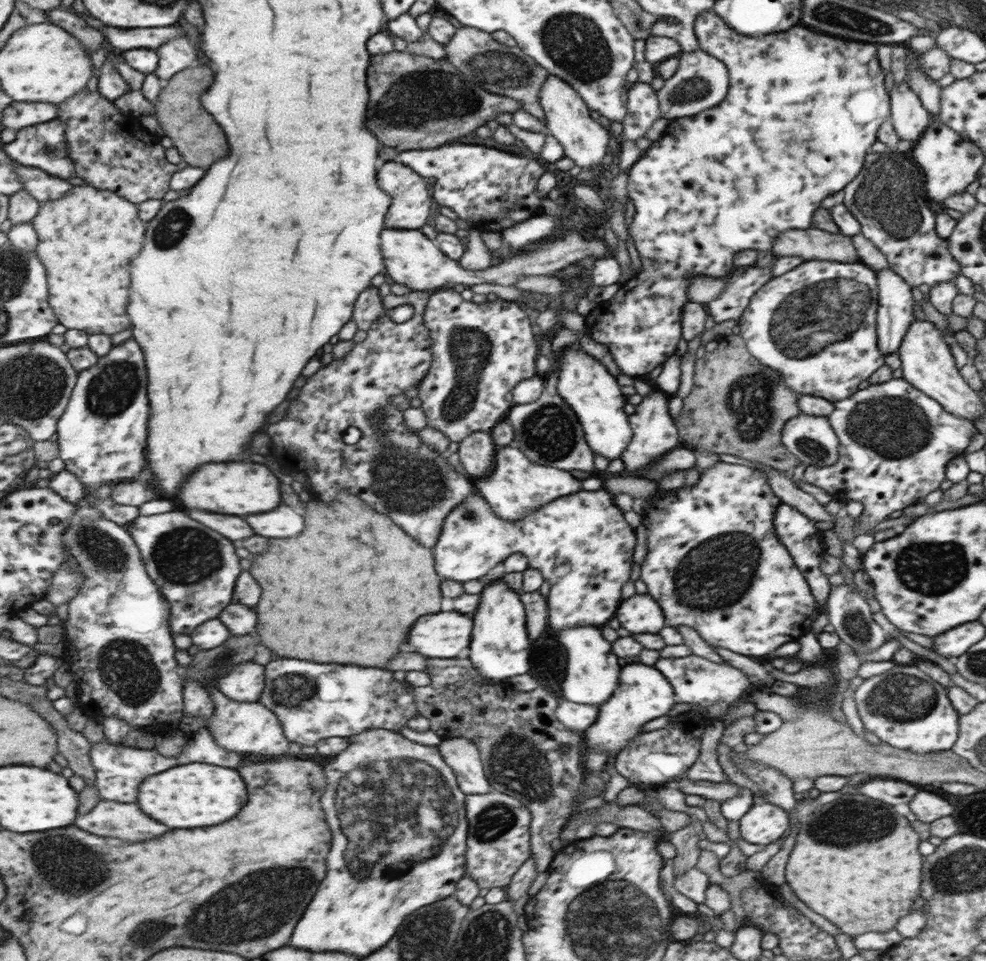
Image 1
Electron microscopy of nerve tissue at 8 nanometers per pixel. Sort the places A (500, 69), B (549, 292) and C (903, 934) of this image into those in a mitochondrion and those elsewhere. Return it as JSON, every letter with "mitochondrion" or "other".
{"A":"mitochondrion","B":"other","C":"other"}

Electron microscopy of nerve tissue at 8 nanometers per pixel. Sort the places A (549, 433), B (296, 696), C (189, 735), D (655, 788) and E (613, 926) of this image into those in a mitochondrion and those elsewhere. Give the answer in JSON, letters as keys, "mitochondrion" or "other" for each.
{"A":"mitochondrion","B":"mitochondrion","C":"other","D":"other","E":"mitochondrion"}

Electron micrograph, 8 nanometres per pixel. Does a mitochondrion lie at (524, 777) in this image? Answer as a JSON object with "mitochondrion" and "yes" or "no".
{"mitochondrion":"yes"}

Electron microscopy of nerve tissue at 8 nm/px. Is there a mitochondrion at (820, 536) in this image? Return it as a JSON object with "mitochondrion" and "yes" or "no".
{"mitochondrion":"no"}

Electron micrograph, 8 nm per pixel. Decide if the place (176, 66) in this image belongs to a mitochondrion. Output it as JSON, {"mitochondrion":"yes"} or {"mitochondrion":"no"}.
{"mitochondrion":"no"}

